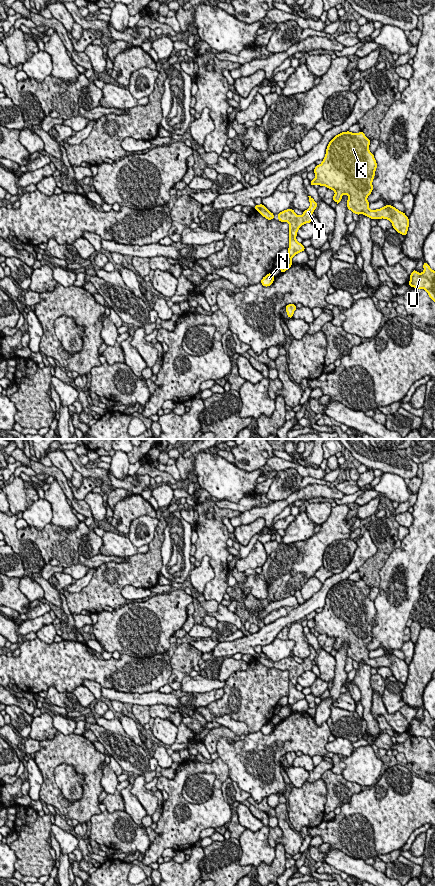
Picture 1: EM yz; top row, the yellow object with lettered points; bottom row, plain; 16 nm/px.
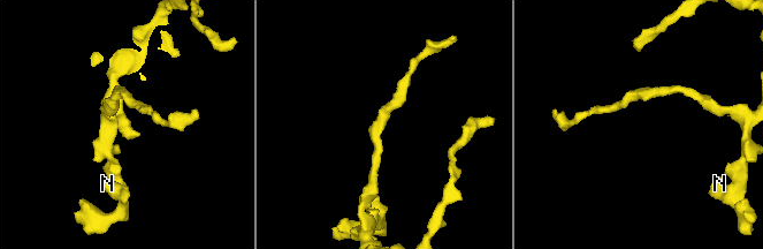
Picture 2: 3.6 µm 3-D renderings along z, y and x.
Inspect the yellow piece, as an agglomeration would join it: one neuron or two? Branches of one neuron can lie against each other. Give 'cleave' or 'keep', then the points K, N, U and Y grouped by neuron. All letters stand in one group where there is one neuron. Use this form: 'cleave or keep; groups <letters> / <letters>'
keep; groups K N U Y

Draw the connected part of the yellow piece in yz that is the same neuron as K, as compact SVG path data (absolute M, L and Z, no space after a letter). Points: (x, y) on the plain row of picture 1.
M362 579L336 583L329 590L322 611L315 614L315 627L310 629L310 633L318 632L334 638L332 649L337 652L347 642L347 657L357 663L363 661L372 668L388 667L398 681L406 684L409 667L404 660L391 653L372 659L369 657L367 645L372 641L372 629L377 616L369 593L370 587Z

